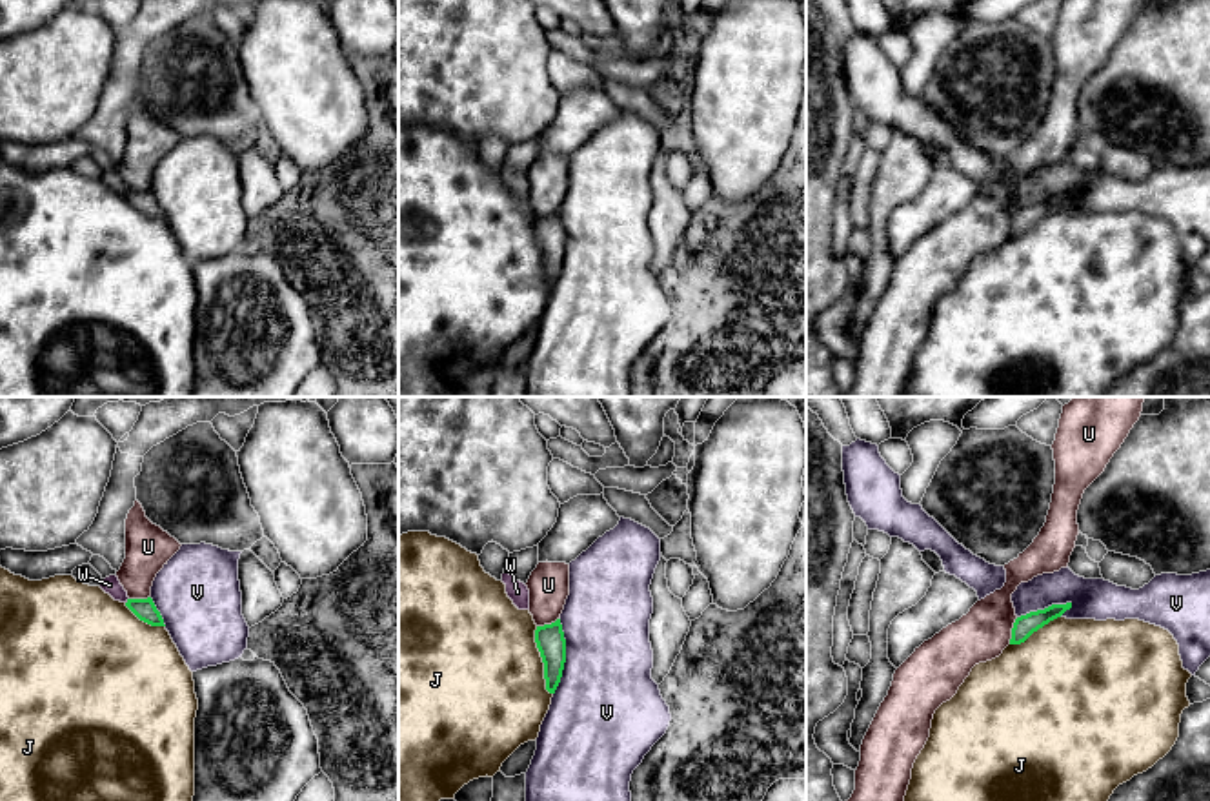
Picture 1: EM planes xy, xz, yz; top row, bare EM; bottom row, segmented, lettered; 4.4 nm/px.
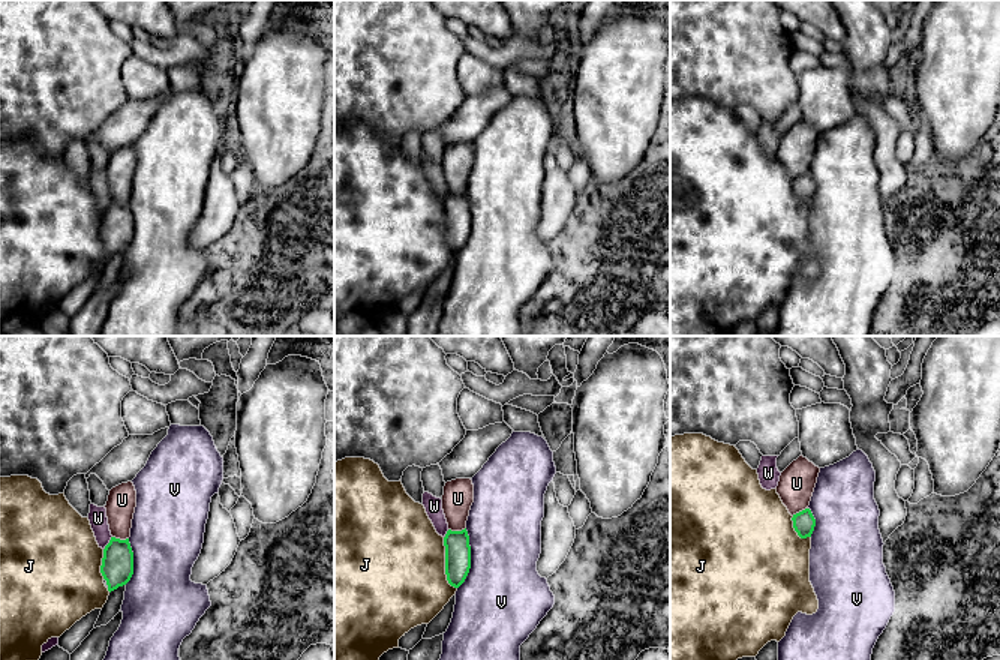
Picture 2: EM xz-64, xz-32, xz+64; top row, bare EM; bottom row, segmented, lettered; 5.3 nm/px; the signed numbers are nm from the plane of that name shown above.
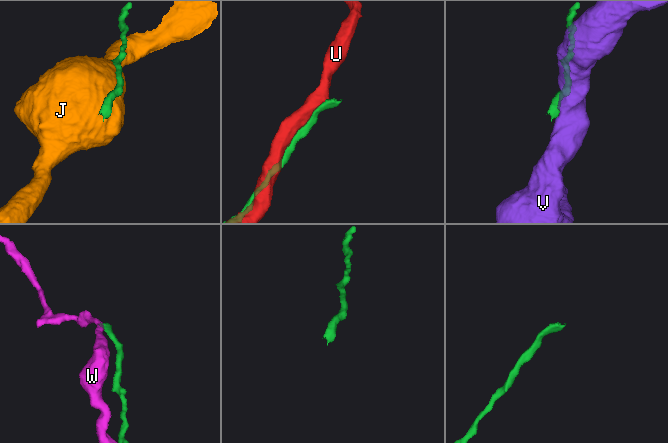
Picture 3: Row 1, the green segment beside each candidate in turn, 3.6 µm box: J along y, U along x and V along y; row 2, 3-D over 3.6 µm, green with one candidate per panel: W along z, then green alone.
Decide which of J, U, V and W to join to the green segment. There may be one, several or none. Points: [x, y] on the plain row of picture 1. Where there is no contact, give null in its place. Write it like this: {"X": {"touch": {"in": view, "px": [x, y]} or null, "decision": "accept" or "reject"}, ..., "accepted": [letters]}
{"J": {"touch": {"in": "xz", "px": [543, 253]}, "decision": "reject"}, "U": {"touch": {"in": "yz", "px": [1012, 223]}, "decision": "reject"}, "V": {"touch": {"in": "xz", "px": [564, 248]}, "decision": "reject"}, "W": {"touch": {"in": "xy", "px": [128, 193]}, "decision": "reject"}, "accepted": []}

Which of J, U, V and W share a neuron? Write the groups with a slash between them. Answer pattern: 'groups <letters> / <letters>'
groups J / U / V / W

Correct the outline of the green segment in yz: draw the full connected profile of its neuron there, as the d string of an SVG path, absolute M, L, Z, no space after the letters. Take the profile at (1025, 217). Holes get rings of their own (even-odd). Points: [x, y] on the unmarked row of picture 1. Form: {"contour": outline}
{"contour": "M1072 195L1066 197L1052 197L1044 202L1030 204L1015 211L1012 220L1010 237L1024 235L1034 224L1048 217L1050 213L1061 209L1066 202L1072 200Z"}

